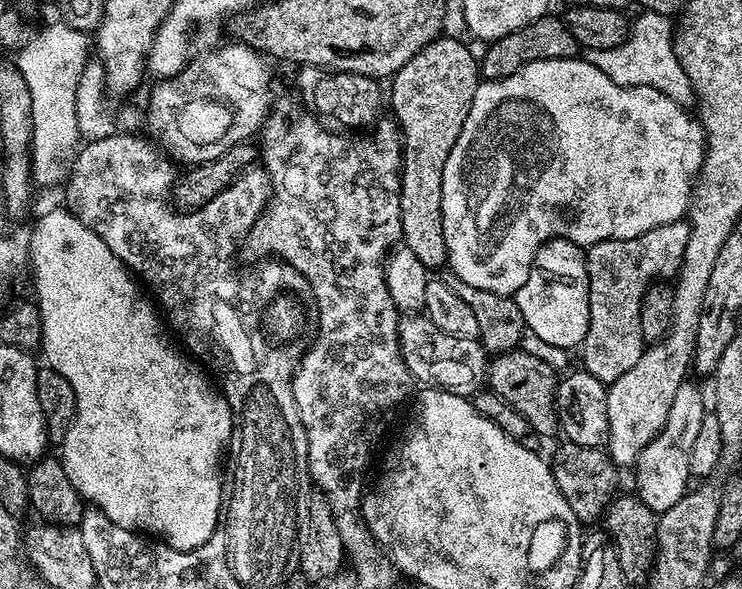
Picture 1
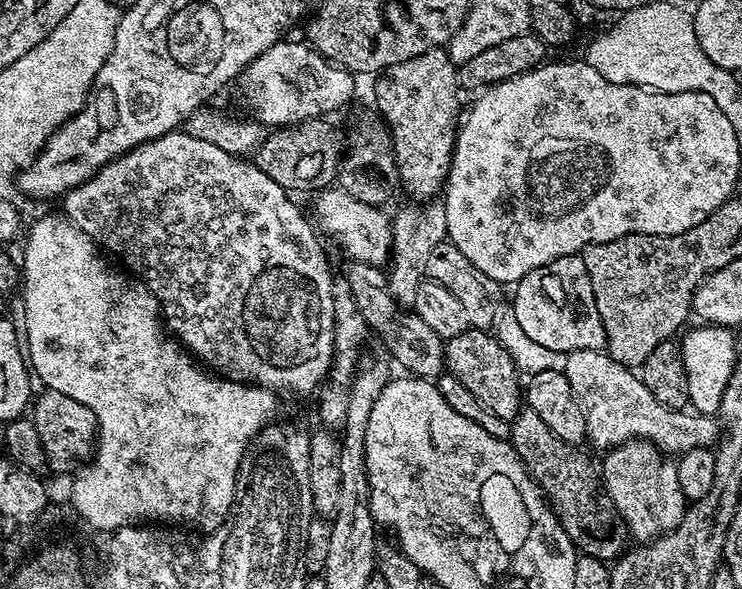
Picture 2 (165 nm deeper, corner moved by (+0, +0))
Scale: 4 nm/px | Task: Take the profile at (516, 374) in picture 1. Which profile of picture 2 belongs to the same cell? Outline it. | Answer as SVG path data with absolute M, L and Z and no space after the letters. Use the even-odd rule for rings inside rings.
M469 328L462 334L446 341L444 346L444 367L447 375L458 378L486 410L498 414L498 418L511 422L522 407L522 376L516 370L516 363L506 354L491 331L483 328Z

